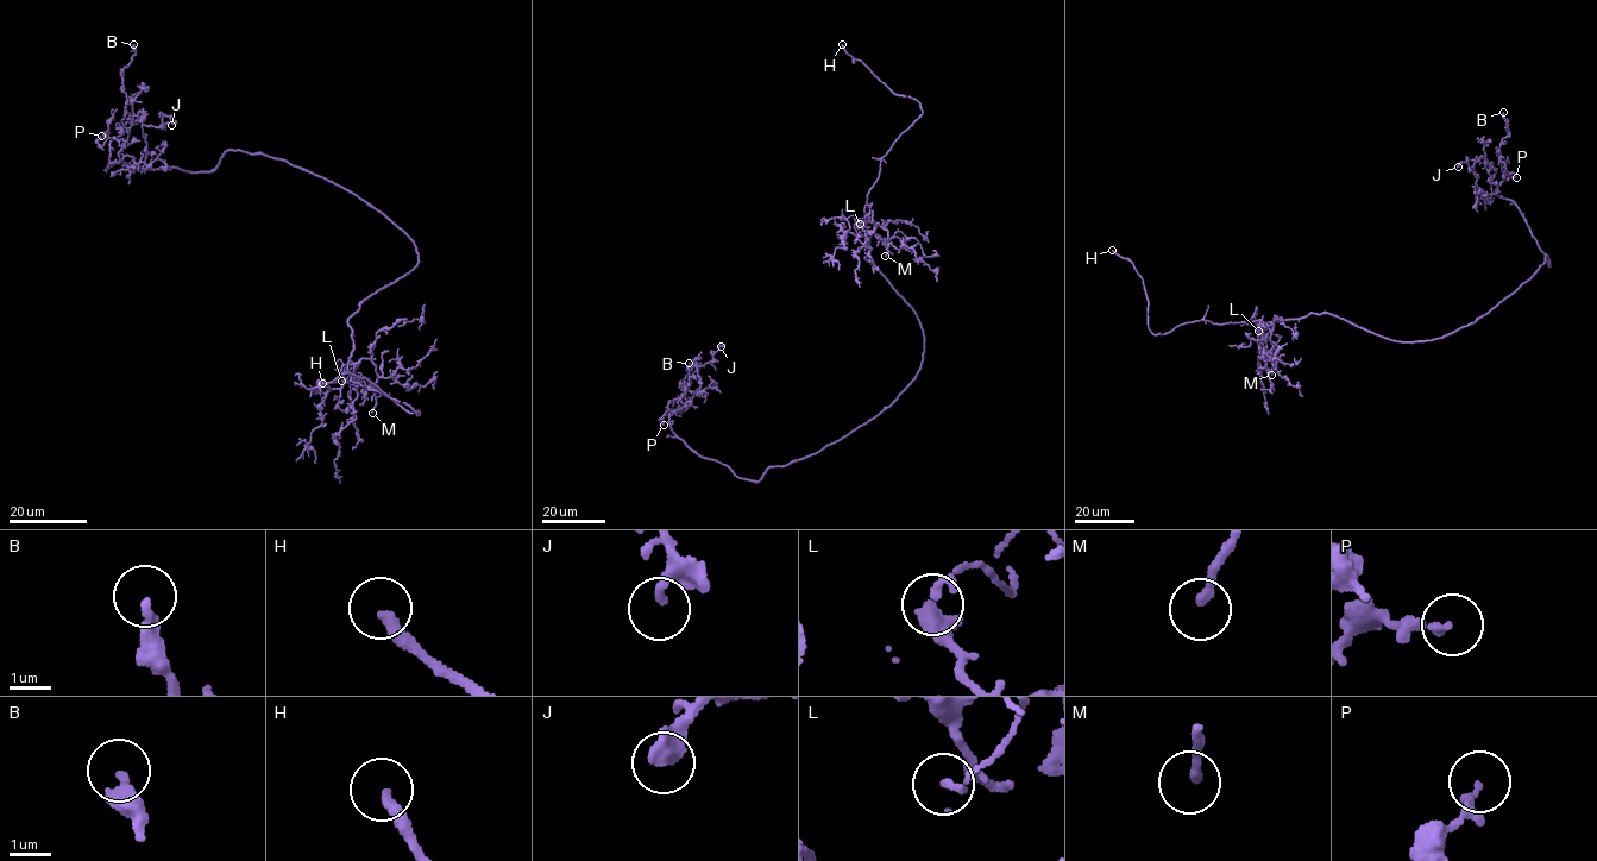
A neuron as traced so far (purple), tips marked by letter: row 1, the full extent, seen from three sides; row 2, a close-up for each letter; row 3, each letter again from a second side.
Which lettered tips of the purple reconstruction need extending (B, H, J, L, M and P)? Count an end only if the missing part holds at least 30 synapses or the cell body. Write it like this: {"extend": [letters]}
{"extend": ["H", "M"]}

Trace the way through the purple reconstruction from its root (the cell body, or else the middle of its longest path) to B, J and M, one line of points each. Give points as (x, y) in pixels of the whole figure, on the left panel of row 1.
B: (407, 234), (341, 187), (262, 154), (230, 150), (211, 171), (108, 168), (130, 115), (121, 76), (133, 44)
J: (407, 234), (262, 154), (230, 150), (211, 171), (108, 168), (145, 159), (143, 125), (171, 125)
M: (407, 234), (417, 253), (416, 268), (363, 302), (349, 320), (350, 360), (368, 358), (376, 366), (372, 413)

